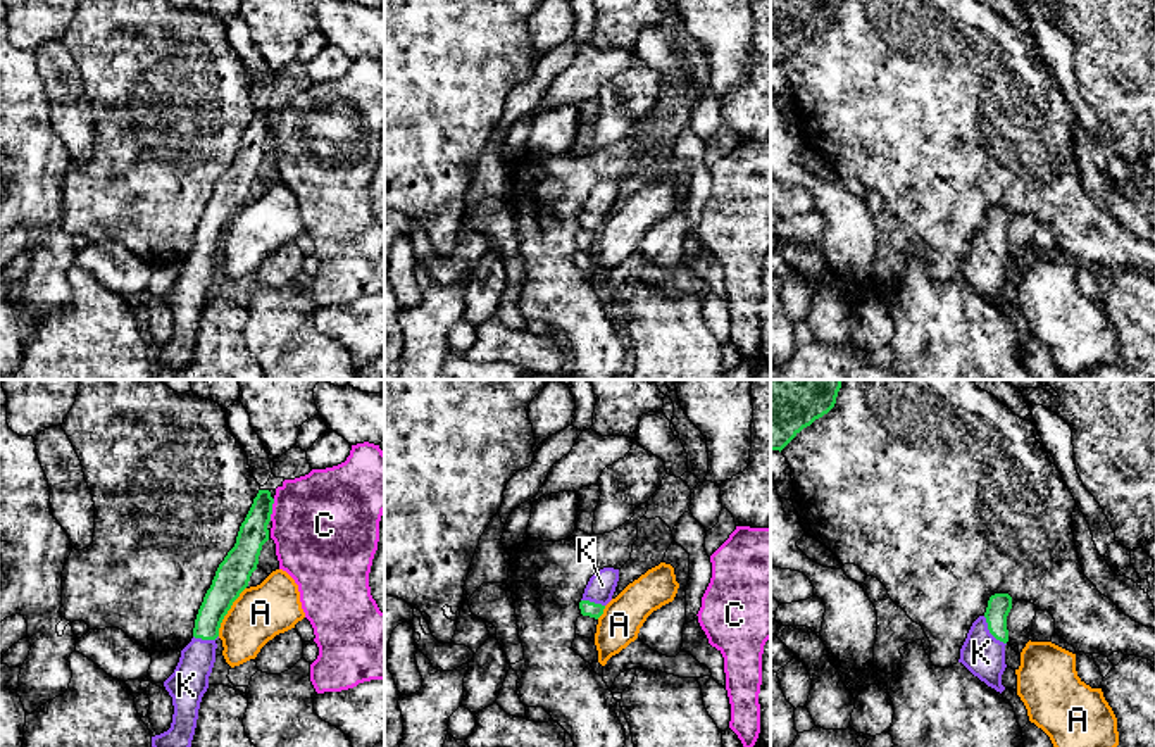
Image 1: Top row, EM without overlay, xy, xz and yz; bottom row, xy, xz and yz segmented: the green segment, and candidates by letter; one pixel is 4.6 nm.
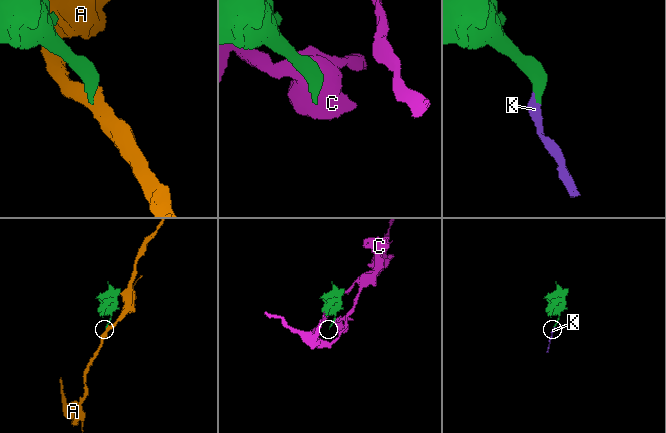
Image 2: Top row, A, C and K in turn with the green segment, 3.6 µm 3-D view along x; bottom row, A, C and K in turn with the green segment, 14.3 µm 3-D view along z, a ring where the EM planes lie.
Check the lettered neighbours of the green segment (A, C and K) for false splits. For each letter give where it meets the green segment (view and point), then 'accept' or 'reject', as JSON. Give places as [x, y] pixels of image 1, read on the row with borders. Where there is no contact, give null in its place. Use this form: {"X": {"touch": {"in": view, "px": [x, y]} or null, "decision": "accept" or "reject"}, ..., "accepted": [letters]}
{"A": {"touch": {"in": "xy", "px": [228, 609]}, "decision": "reject"}, "C": {"touch": {"in": "xy", "px": [271, 509]}, "decision": "reject"}, "K": {"touch": {"in": "yz", "px": [990, 632]}, "decision": "accept"}, "accepted": ["K"]}

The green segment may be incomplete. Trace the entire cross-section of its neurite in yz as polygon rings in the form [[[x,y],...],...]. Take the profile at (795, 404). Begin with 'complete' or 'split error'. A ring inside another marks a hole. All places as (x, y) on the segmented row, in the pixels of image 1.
complete; [[[771,380],[771,450],[783,450],[803,428],[827,414],[841,380]]]

